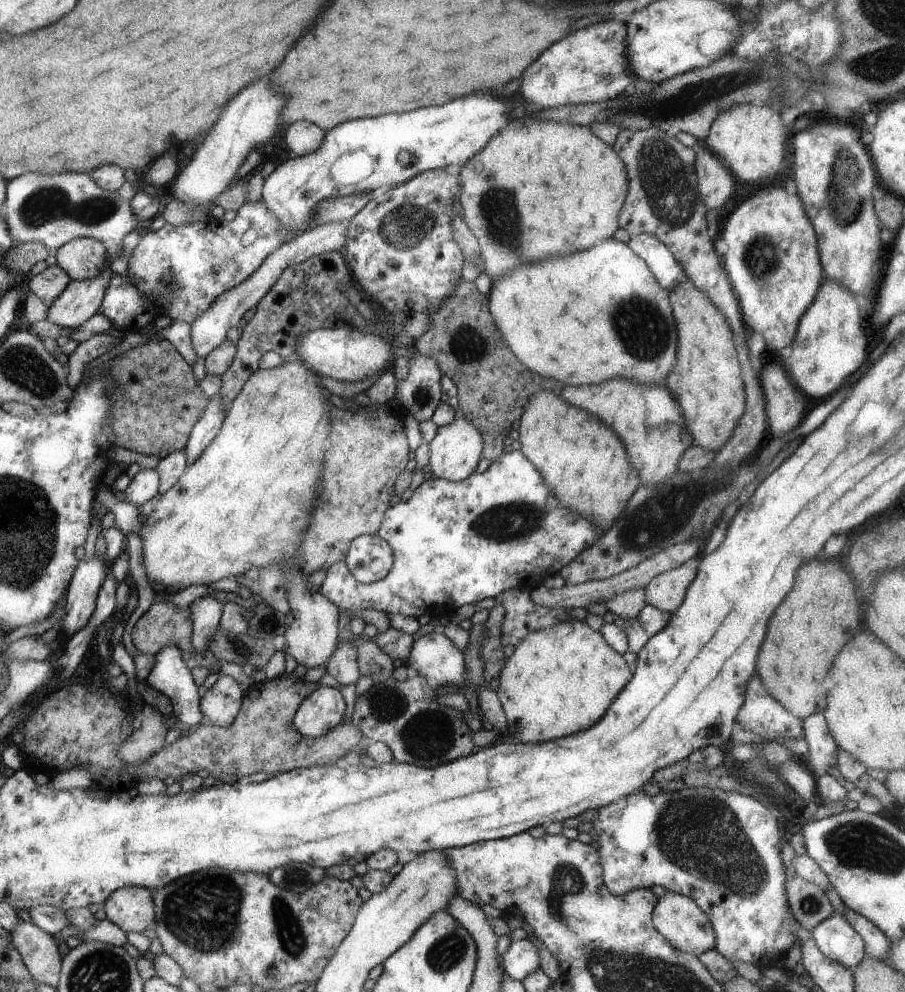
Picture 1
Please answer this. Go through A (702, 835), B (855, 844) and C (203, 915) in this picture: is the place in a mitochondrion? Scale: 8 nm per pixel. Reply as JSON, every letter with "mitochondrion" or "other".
{"A":"mitochondrion","B":"mitochondrion","C":"mitochondrion"}

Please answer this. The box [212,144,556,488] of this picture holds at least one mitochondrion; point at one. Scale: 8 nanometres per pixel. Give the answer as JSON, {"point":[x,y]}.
{"point":[401,227]}

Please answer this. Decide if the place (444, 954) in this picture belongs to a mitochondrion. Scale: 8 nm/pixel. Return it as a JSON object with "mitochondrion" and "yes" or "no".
{"mitochondrion":"yes"}

